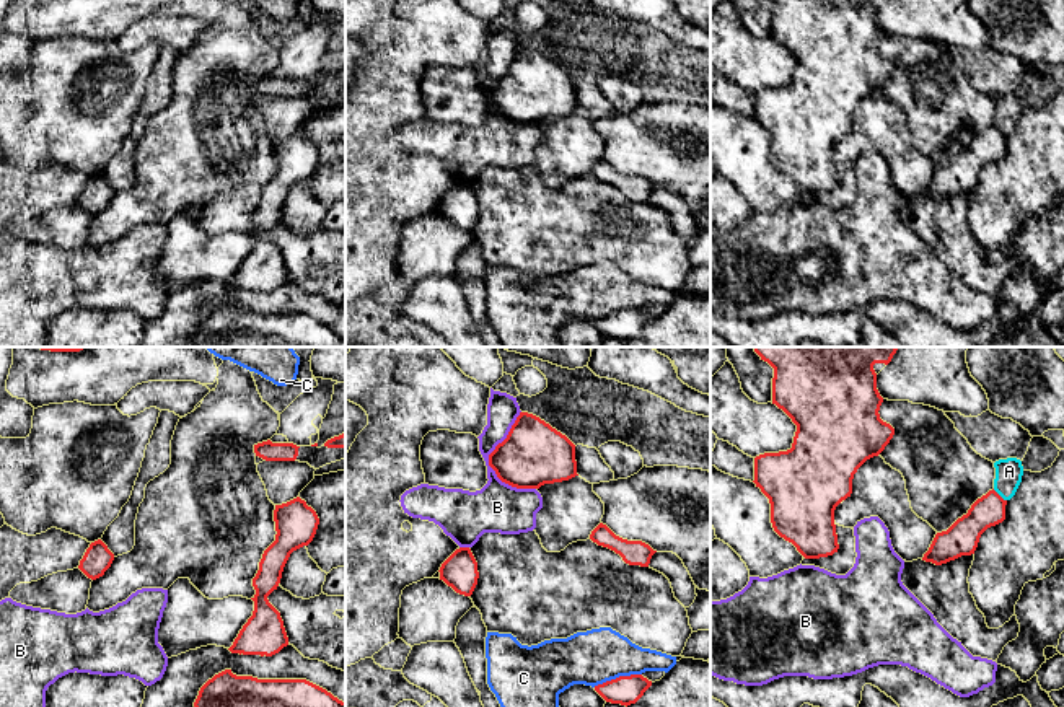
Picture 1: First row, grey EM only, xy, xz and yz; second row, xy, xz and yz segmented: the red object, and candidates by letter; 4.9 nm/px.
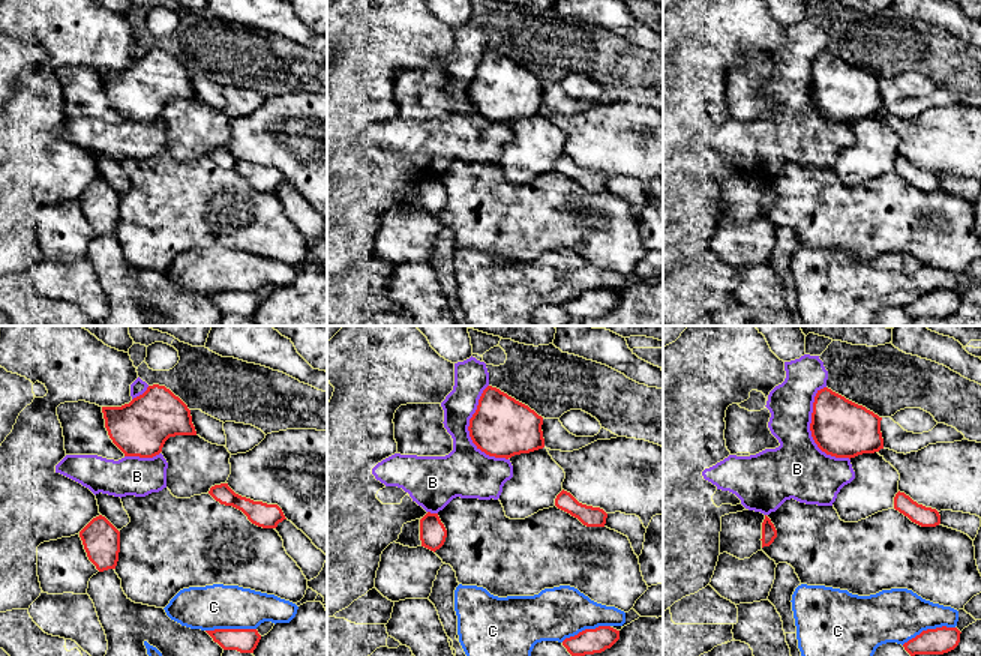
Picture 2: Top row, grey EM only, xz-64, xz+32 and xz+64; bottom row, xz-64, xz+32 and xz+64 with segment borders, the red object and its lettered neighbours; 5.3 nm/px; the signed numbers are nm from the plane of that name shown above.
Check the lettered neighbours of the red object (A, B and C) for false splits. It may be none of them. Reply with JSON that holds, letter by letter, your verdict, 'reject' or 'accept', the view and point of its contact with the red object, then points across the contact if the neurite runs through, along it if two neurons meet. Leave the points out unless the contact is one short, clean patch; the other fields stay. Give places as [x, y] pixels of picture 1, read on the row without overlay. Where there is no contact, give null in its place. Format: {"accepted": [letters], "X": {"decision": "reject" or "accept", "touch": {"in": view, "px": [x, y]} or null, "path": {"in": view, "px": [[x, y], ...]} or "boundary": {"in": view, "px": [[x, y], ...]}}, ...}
{"accepted": [], "A": {"decision": "reject", "touch": {"in": "yz", "px": [998, 129]}}, "B": {"decision": "reject", "touch": {"in": "xz", "px": [489, 98]}}, "C": {"decision": "reject", "touch": {"in": "xz", "px": [616, 313]}}}

